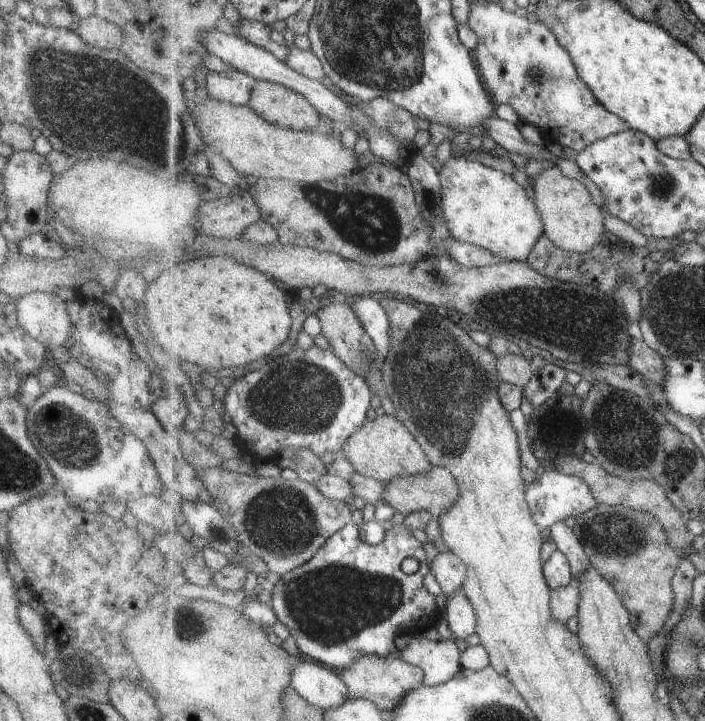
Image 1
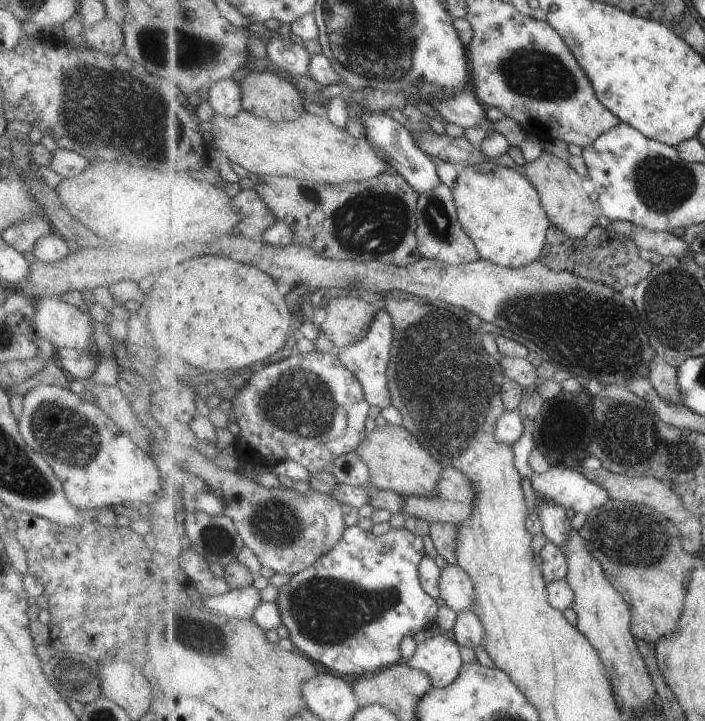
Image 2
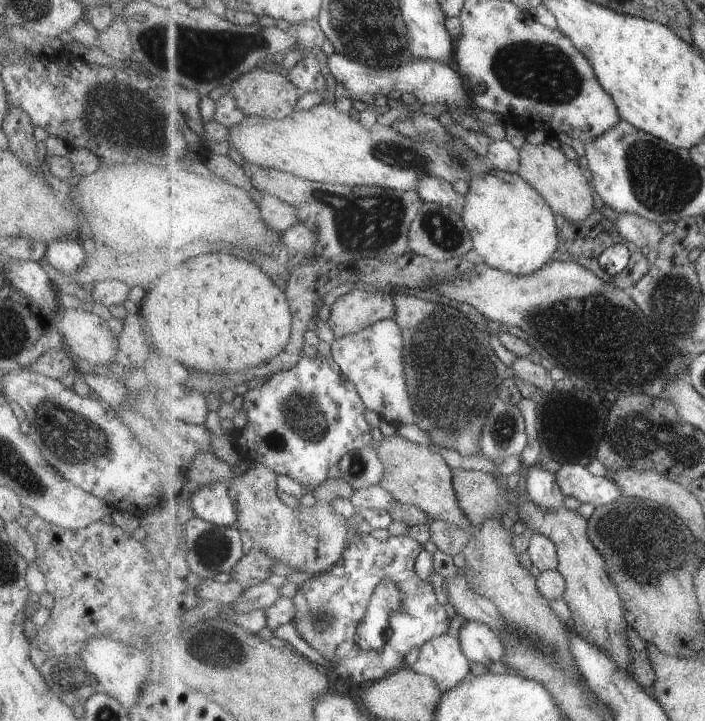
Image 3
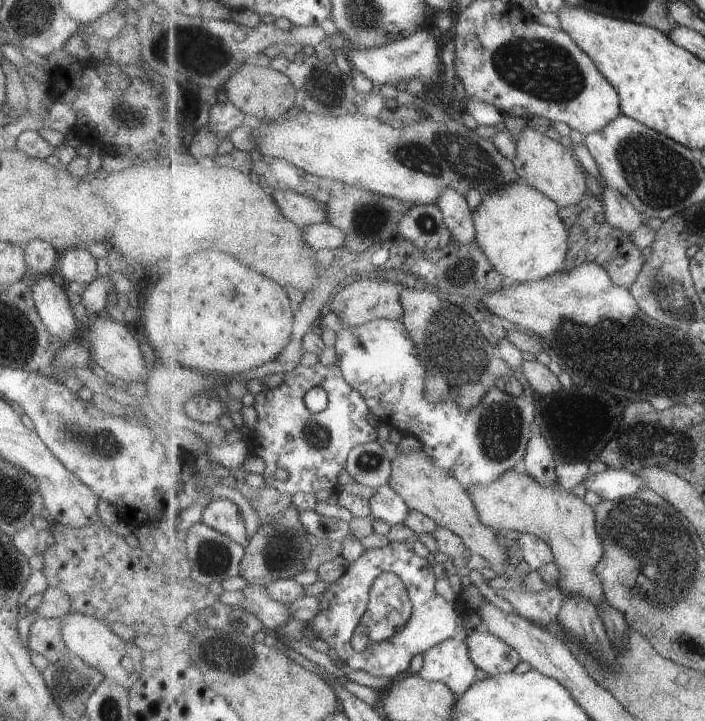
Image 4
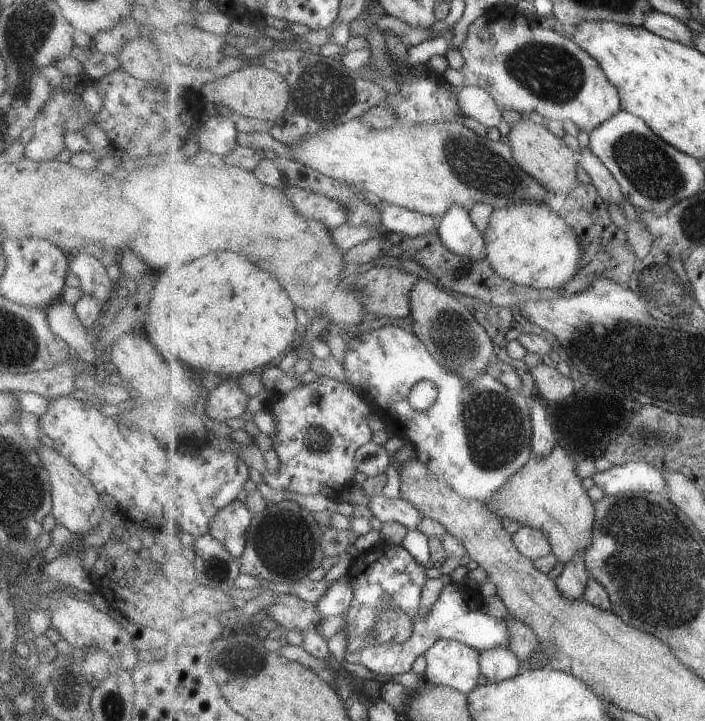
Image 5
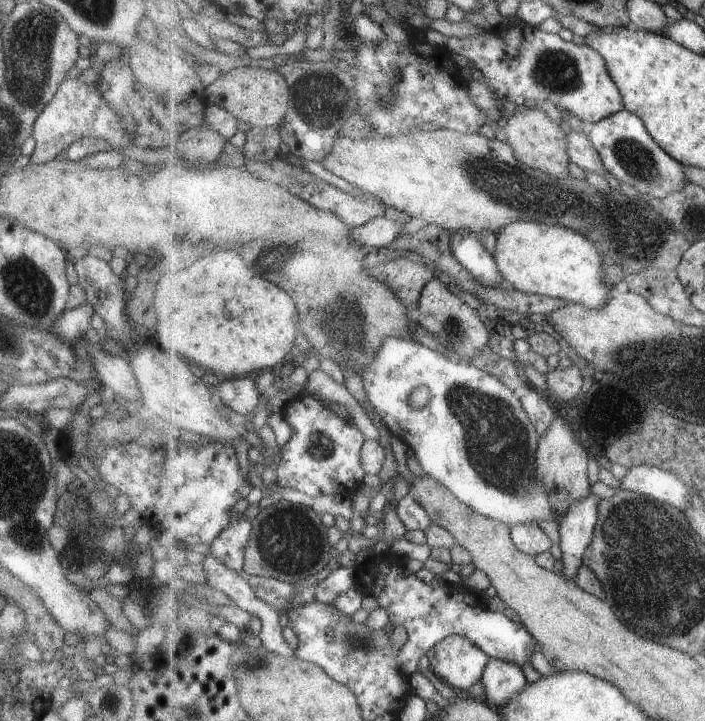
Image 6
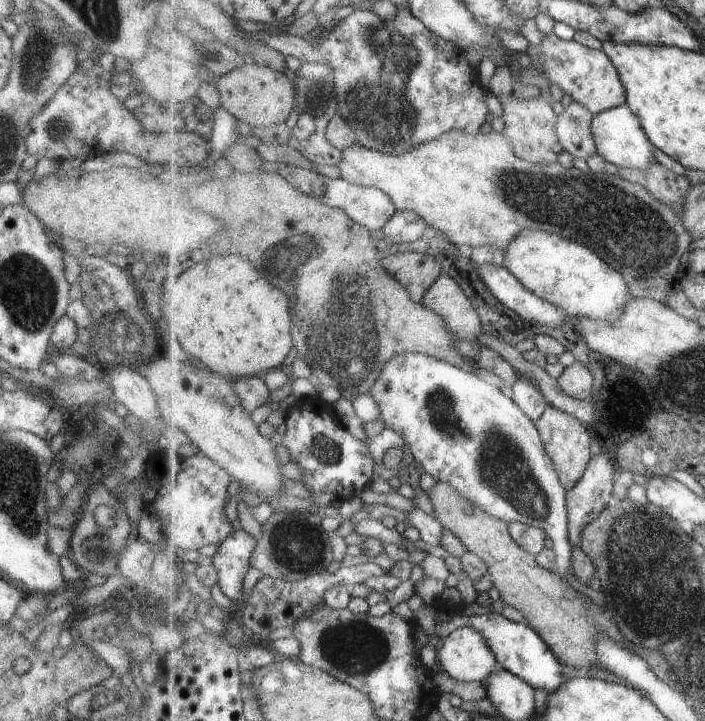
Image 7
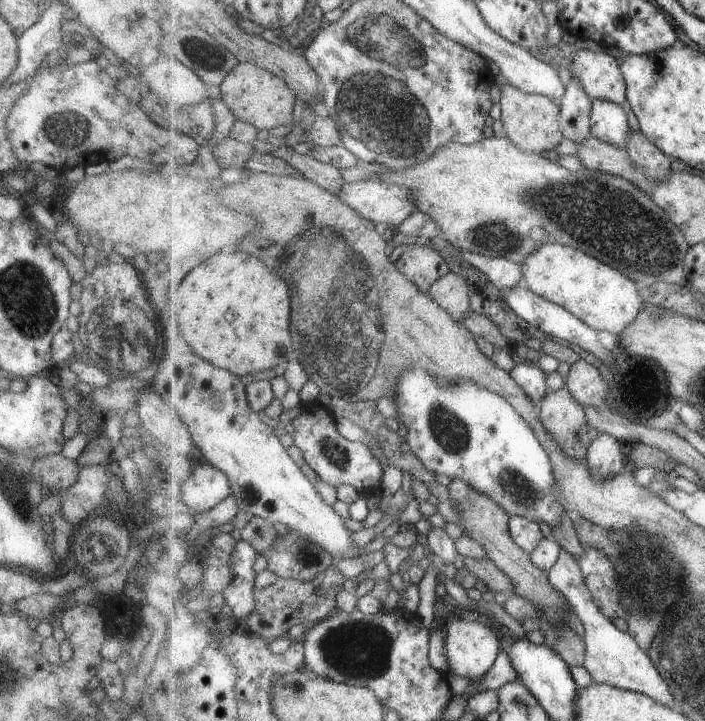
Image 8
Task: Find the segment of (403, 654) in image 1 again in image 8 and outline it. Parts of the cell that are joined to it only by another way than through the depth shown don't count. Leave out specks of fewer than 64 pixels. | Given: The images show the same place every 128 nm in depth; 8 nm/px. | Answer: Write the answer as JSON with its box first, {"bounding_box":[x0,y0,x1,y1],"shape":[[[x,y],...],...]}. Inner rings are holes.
{"bounding_box":[445,617,502,682],"shape":[[[461,617],[451,618],[449,622],[446,622],[445,627],[447,656],[455,675],[468,678],[472,682],[482,678],[494,667],[502,650],[499,636],[494,628],[487,626],[485,622],[479,622],[479,620],[471,622],[471,620],[463,620]]]}

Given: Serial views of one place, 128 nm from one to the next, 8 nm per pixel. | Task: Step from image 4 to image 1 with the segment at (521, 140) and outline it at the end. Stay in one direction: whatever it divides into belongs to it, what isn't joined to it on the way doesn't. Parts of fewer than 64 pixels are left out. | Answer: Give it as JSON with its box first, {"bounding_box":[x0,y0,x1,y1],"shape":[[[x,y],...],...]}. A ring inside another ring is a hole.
{"bounding_box":[533,164,606,252],"shape":[[[554,164],[538,174],[533,189],[534,200],[545,224],[544,234],[559,248],[569,252],[587,252],[601,240],[606,231],[606,216],[601,212],[601,207],[593,202],[593,196],[582,182],[567,178]]]}

